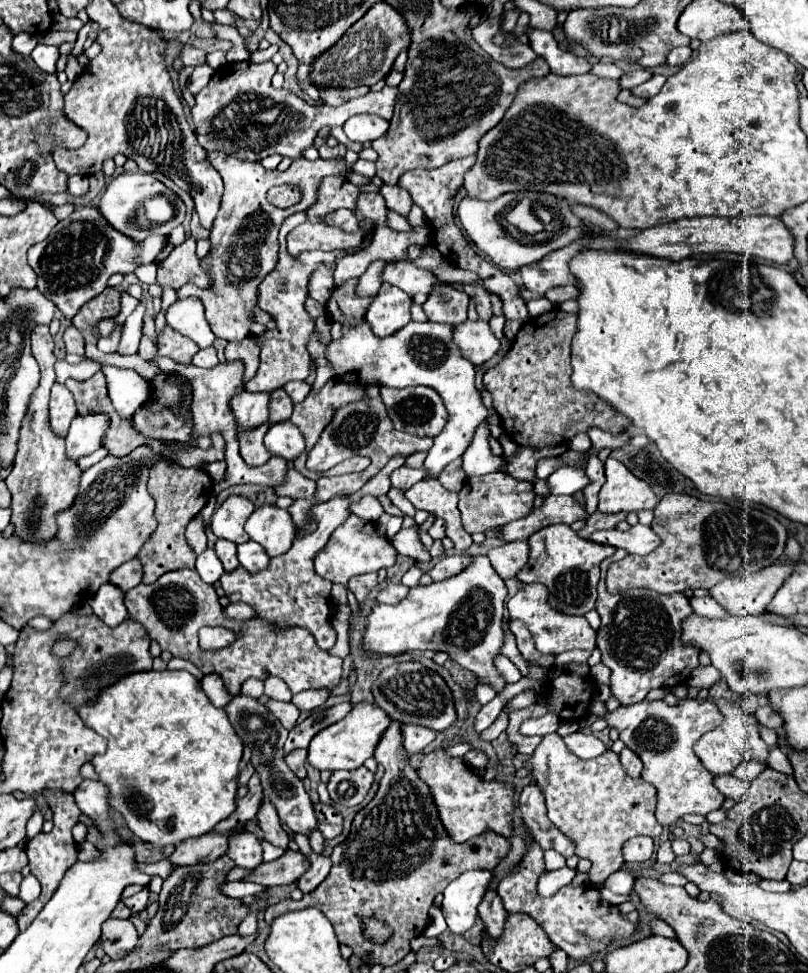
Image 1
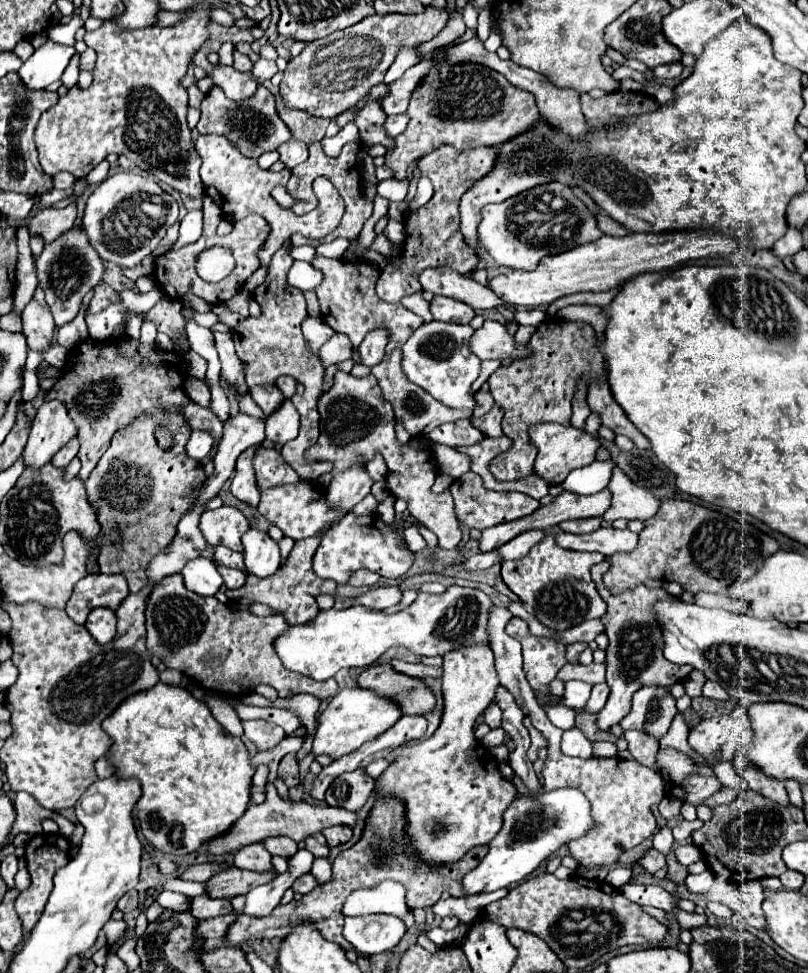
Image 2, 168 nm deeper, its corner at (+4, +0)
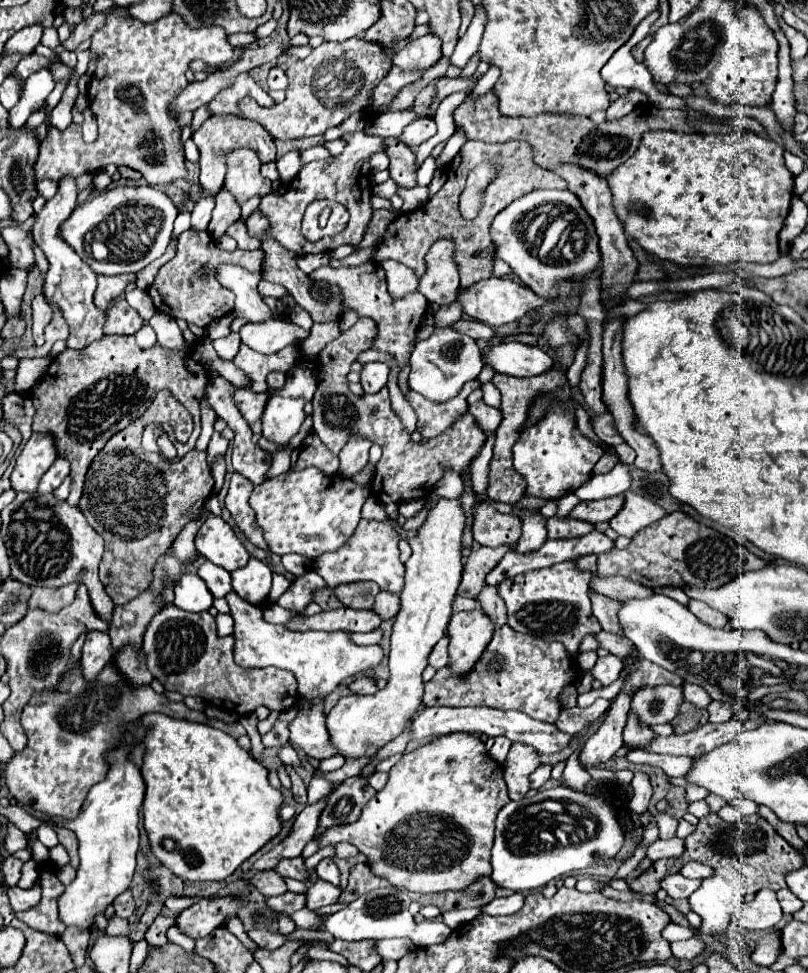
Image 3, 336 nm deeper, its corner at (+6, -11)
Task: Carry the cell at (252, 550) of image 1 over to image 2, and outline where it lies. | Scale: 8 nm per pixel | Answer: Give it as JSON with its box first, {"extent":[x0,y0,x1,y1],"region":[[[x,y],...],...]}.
{"extent":[214,547,246,571],"region":[[[216,547],[214,563],[222,563],[226,567],[240,569],[240,571],[246,569],[246,565],[244,565],[244,553],[238,553],[238,551],[232,551],[232,549],[226,549],[226,547]]]}

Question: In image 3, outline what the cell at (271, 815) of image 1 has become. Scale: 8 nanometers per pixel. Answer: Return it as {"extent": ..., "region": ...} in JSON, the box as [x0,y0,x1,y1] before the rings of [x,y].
{"extent":[276,858,308,882],"region":[[[288,858],[288,860],[282,860],[278,866],[276,866],[276,872],[284,878],[294,878],[294,880],[300,880],[300,882],[306,882],[308,880],[308,872],[306,872],[306,866],[304,866],[304,858]]]}

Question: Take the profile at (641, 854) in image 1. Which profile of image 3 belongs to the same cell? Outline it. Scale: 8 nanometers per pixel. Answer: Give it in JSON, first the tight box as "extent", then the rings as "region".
{"extent":[662,874,700,898],"region":[[[672,874],[662,880],[662,888],[668,892],[670,898],[688,898],[696,888],[700,886],[700,880],[688,880],[682,874]]]}

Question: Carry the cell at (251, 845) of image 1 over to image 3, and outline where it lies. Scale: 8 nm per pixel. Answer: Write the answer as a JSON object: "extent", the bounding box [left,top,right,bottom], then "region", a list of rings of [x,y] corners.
{"extent":[252,872,286,896],"region":[[[262,872],[252,880],[252,886],[264,896],[280,896],[286,892],[286,882],[278,872]]]}

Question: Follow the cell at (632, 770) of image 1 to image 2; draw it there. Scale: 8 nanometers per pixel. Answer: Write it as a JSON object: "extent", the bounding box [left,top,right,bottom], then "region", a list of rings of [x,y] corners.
{"extent":[624,731,658,767],"region":[[[630,731],[624,733],[624,739],[628,741],[628,751],[630,755],[646,767],[654,765],[654,753],[658,751],[658,745],[652,737],[646,737],[646,733],[638,733],[638,731]]]}

